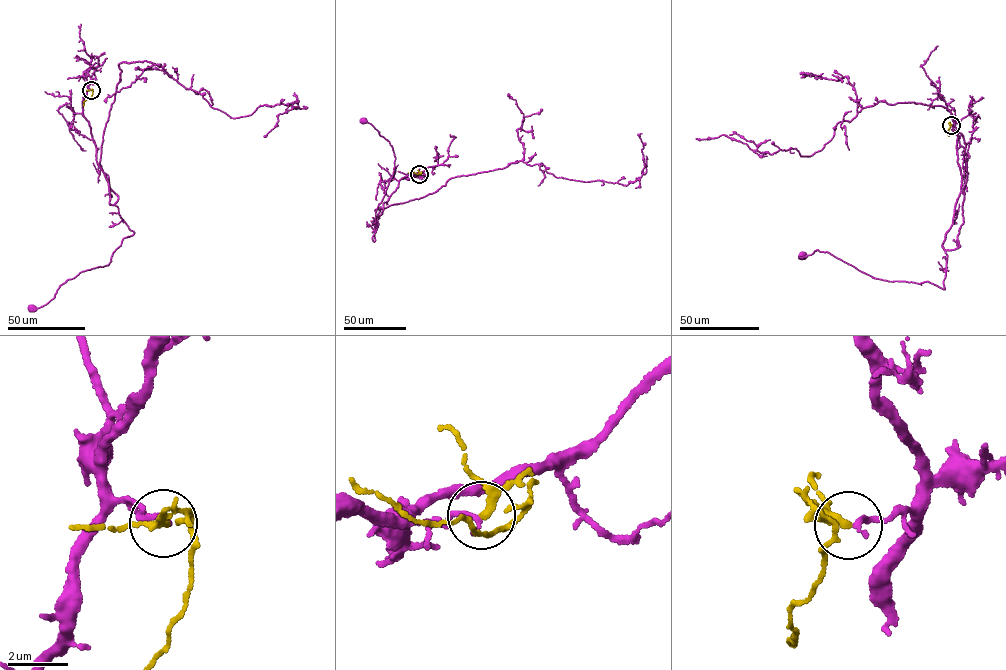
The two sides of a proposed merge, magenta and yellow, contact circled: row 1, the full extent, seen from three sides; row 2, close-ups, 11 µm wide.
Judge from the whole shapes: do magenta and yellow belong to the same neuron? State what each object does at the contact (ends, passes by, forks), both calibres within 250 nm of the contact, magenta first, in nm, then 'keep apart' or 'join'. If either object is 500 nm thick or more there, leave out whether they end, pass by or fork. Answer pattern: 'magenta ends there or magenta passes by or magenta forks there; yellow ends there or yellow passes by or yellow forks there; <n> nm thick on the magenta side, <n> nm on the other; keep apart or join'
magenta ends there; yellow passes by; 190 nm thick on the magenta side, 200 nm on the other; join

